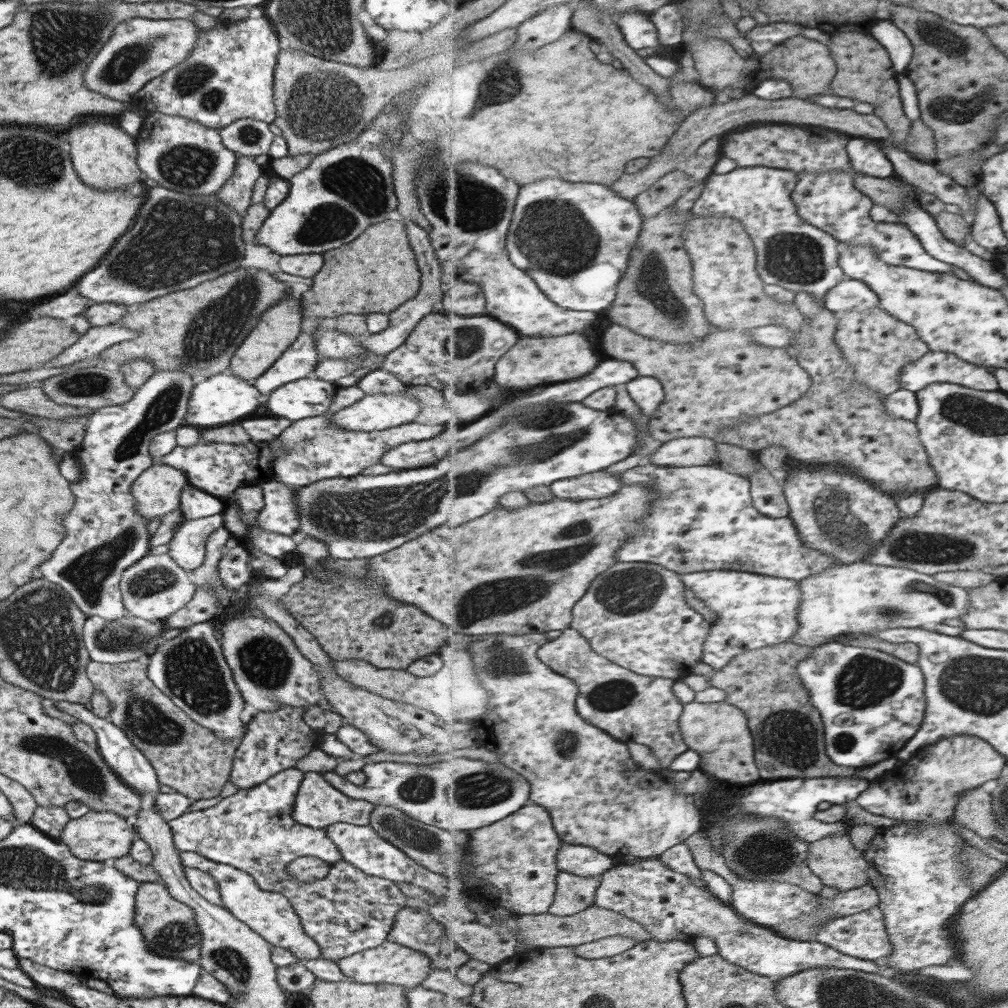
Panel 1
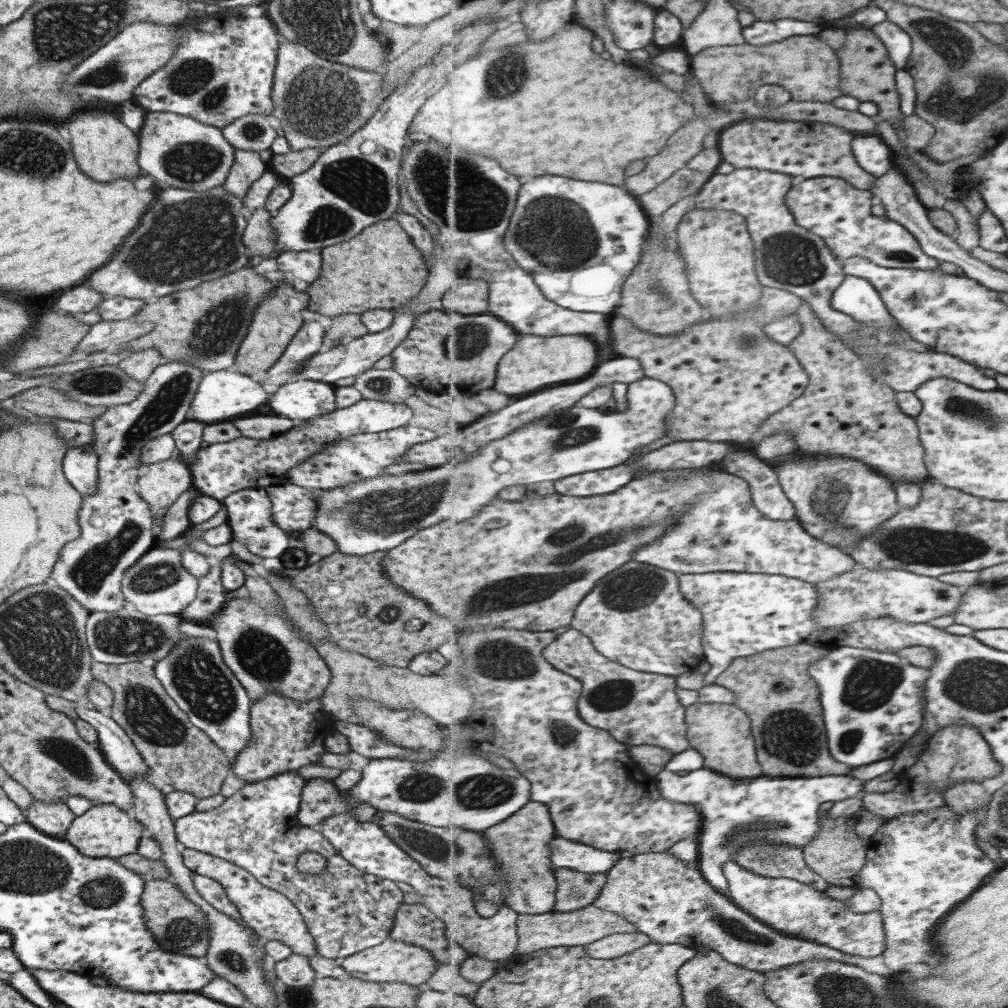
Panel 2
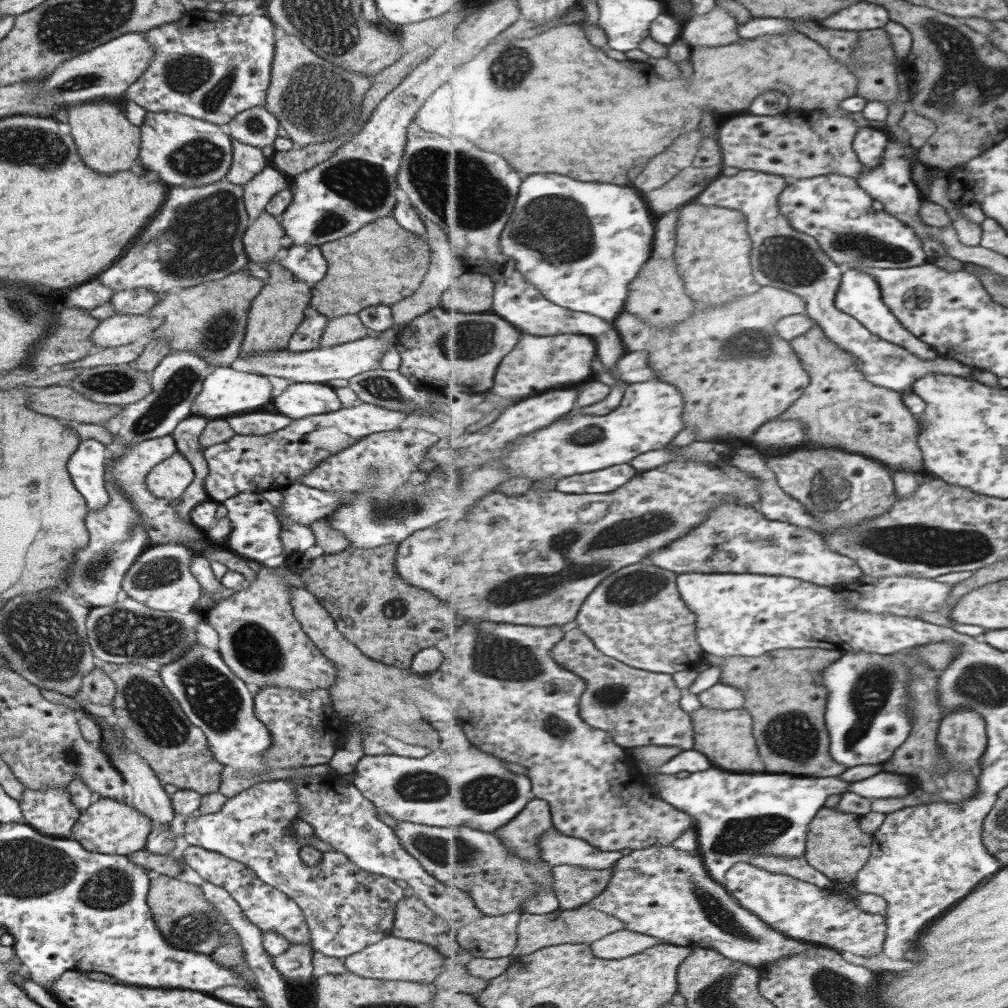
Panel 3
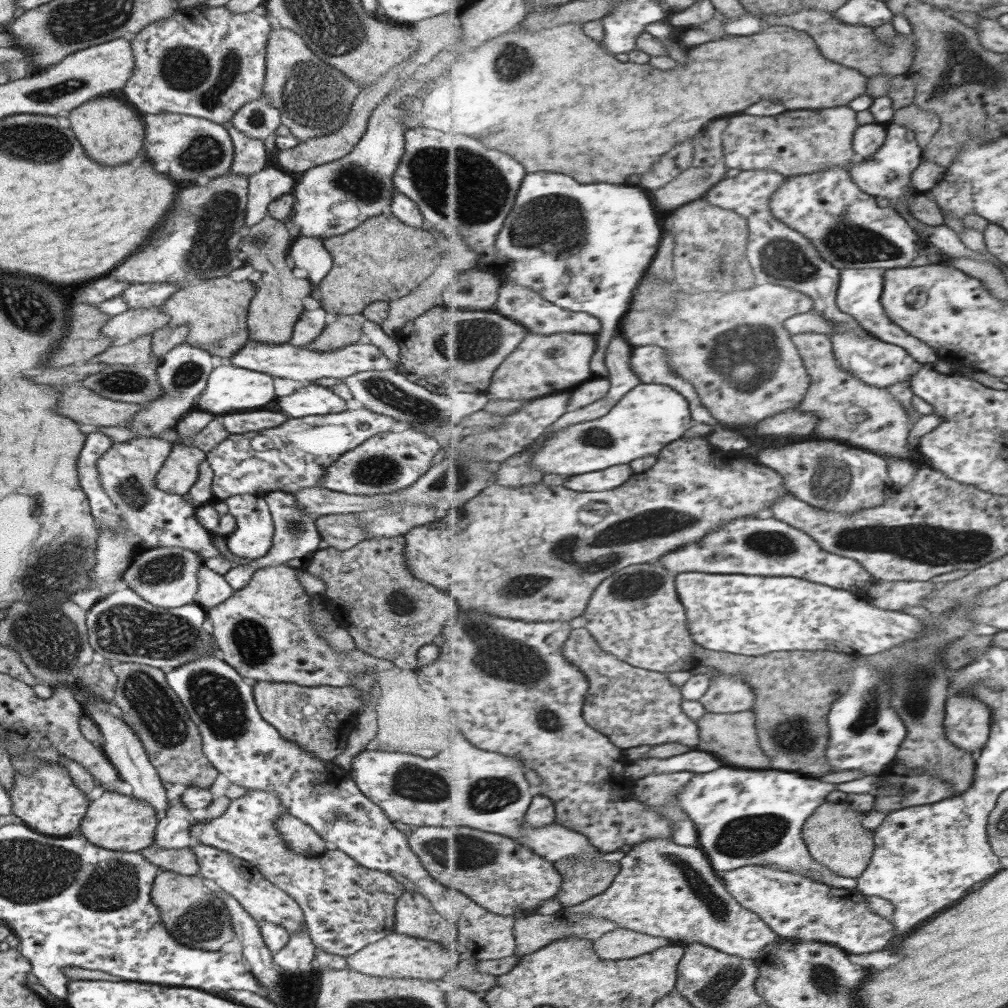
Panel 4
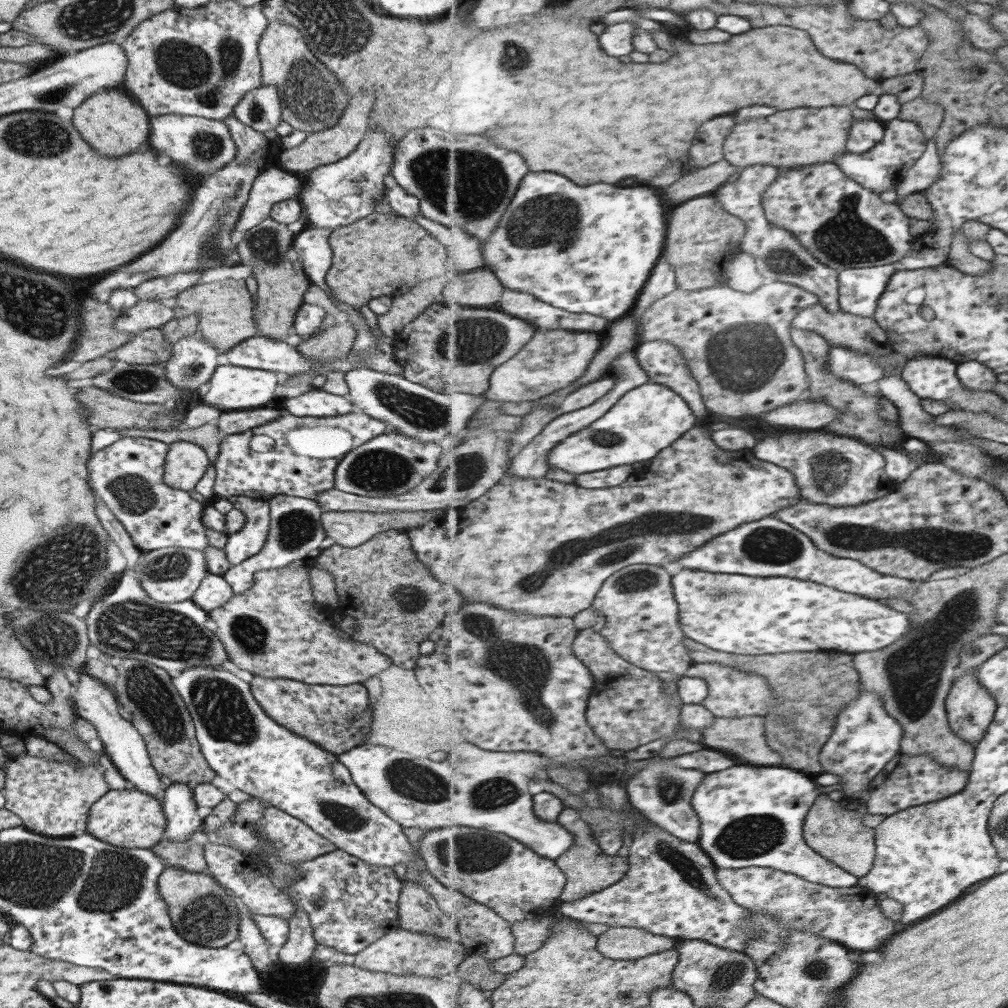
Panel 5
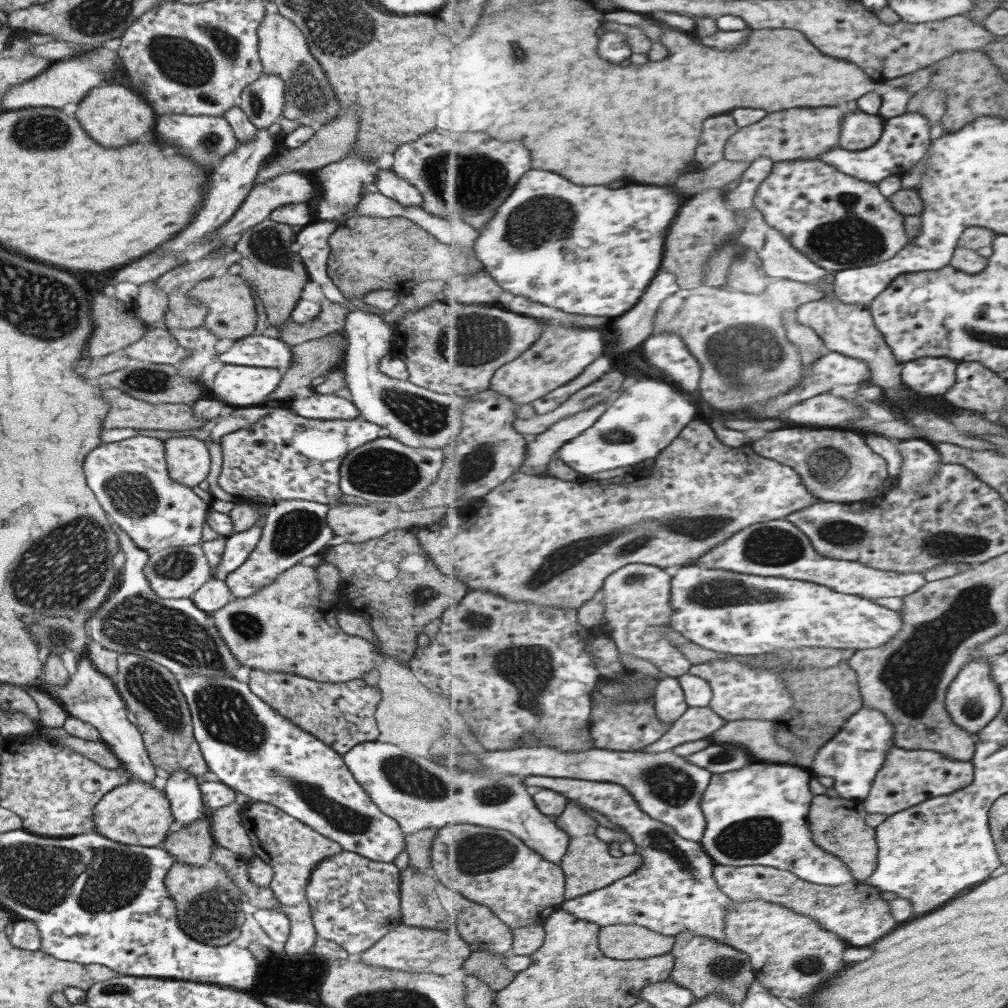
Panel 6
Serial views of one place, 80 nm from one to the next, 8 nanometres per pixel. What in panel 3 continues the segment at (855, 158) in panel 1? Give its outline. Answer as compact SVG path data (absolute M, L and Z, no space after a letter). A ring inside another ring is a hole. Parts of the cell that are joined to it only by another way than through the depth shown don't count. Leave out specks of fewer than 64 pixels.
M860 127L854 138L854 151L867 167L876 167L883 160L891 135L875 127Z

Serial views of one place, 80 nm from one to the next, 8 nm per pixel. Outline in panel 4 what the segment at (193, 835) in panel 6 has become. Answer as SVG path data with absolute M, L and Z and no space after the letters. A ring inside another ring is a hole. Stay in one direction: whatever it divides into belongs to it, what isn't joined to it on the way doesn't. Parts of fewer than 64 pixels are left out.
M149 845L140 850L140 855L161 871L191 876L197 874L199 867L196 856L187 846L180 849L164 849L157 845Z

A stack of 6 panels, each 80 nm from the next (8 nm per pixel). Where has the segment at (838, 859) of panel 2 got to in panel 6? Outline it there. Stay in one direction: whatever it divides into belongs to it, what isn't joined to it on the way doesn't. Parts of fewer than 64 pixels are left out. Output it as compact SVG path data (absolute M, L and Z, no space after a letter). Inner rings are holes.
M825 794L814 798L809 817L814 841L823 847L823 850L833 853L846 862L854 878L857 878L859 882L873 876L879 862L876 829L866 824L867 817L869 813L864 800L831 798Z

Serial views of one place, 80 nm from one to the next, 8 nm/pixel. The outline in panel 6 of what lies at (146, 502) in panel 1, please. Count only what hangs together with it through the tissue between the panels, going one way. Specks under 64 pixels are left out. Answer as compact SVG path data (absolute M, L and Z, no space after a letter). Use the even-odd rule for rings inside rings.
M192 436L163 441L168 475L179 484L192 487L207 478L210 456L207 445Z

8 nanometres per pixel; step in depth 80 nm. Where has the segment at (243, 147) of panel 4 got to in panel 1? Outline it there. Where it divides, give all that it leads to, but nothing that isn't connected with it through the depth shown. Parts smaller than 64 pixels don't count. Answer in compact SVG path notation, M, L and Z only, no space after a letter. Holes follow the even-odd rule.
M239 157L235 161L231 176L215 194L222 203L230 206L238 215L242 216L250 205L254 182L261 175L261 165L257 165L253 161L253 157Z

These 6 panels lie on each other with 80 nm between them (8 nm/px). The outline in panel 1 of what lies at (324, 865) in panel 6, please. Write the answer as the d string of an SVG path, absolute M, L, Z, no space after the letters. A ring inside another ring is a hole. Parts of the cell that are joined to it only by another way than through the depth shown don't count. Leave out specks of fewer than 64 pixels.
M294 768L280 771L267 778L266 782L258 786L237 790L232 796L220 801L206 810L187 812L193 800L183 794L171 792L169 794L157 793L154 796L154 809L169 826L172 841L179 852L195 851L209 860L230 864L235 868L244 870L254 878L259 890L283 895L296 912L305 934L312 938L319 947L320 957L337 961L340 958L351 956L362 950L379 946L387 938L391 930L395 913L404 907L405 896L398 890L394 882L386 878L369 877L368 874L351 866L340 858L337 847L329 840L324 831L302 827L291 818L292 804L297 789L303 779L303 773ZM303 855L311 855L324 860L330 865L325 877L315 882L297 882L290 877L286 866L294 859Z

